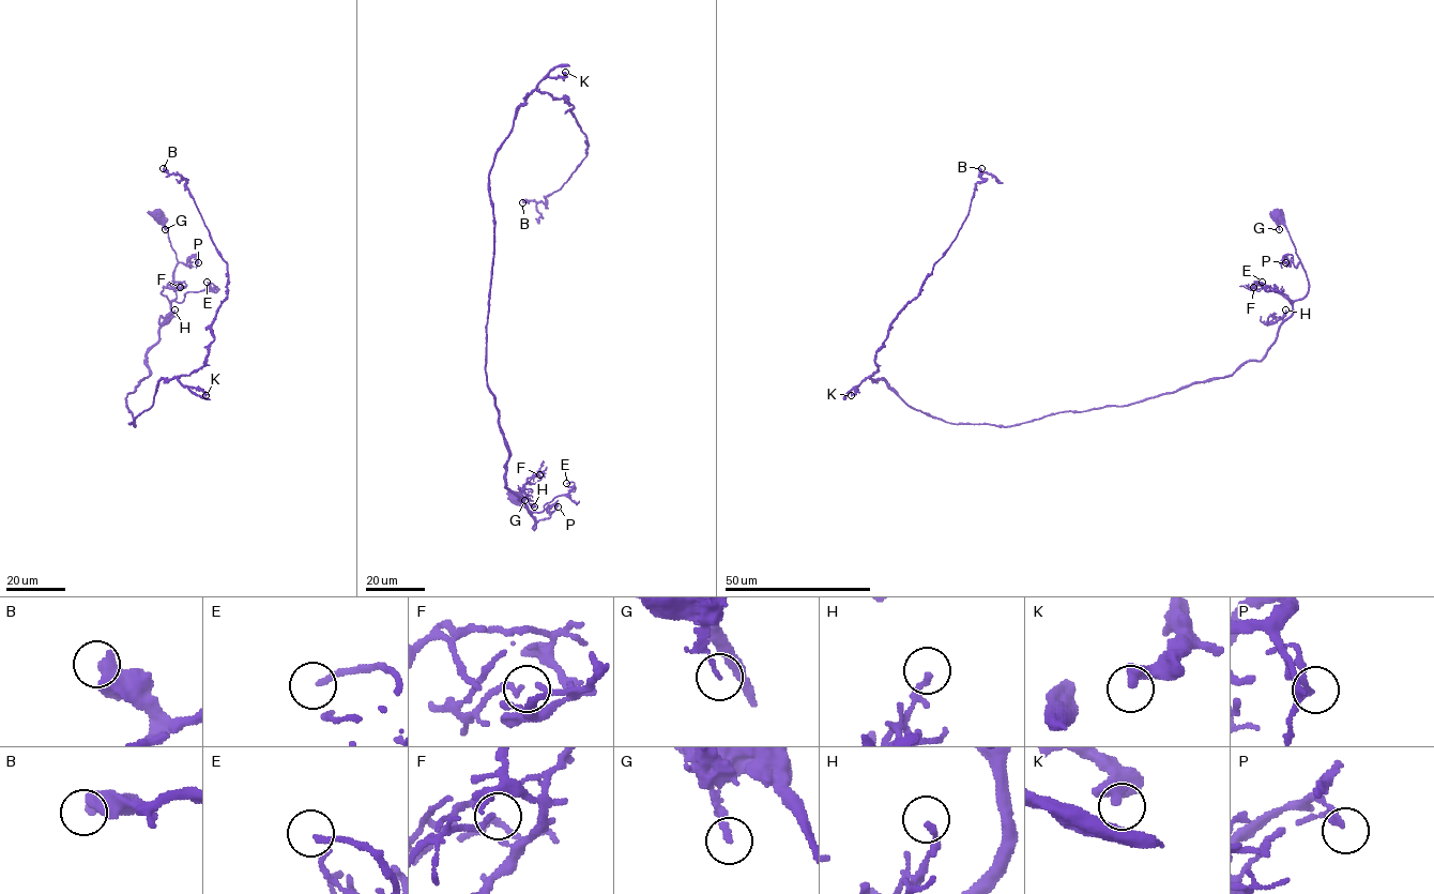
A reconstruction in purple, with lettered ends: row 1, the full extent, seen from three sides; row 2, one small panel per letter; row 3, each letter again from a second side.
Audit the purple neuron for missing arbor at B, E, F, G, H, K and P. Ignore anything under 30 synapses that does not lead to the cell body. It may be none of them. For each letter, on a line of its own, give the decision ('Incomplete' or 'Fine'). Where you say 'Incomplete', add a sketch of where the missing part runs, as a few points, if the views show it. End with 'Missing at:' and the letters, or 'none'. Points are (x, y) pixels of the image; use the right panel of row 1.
B: Fine
E: Fine
F: Fine
G: Fine
H: Fine
K: Fine
P: Fine
Missing at: none

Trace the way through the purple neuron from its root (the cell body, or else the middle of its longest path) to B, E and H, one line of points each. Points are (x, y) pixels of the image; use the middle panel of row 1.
B: (518, 498), (534, 530), (485, 373), (489, 171), (530, 94), (566, 96), (586, 155), (522, 202)
E: (518, 498), (535, 518), (534, 530), (532, 514), (540, 512), (555, 497), (565, 495), (575, 483), (566, 483)
H: (518, 498), (535, 518), (534, 530), (534, 519), (519, 488), (534, 506)

